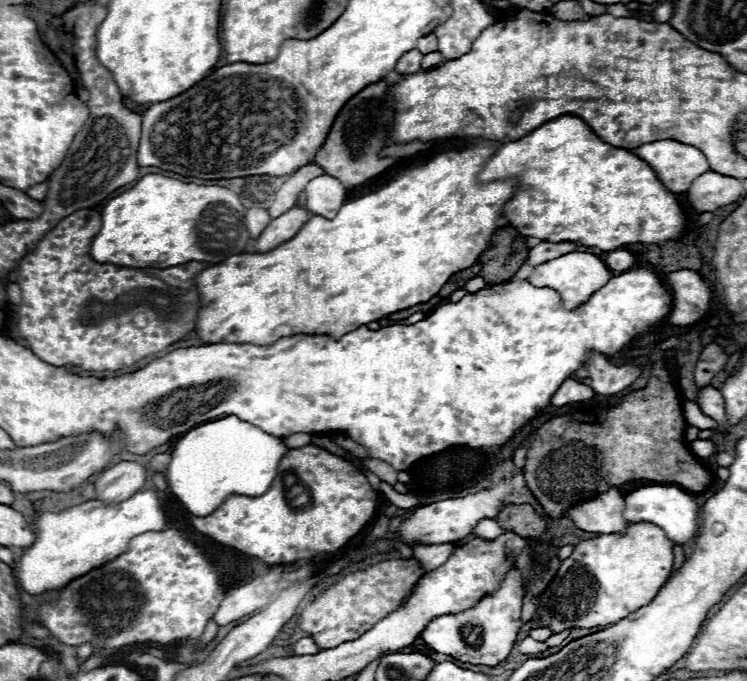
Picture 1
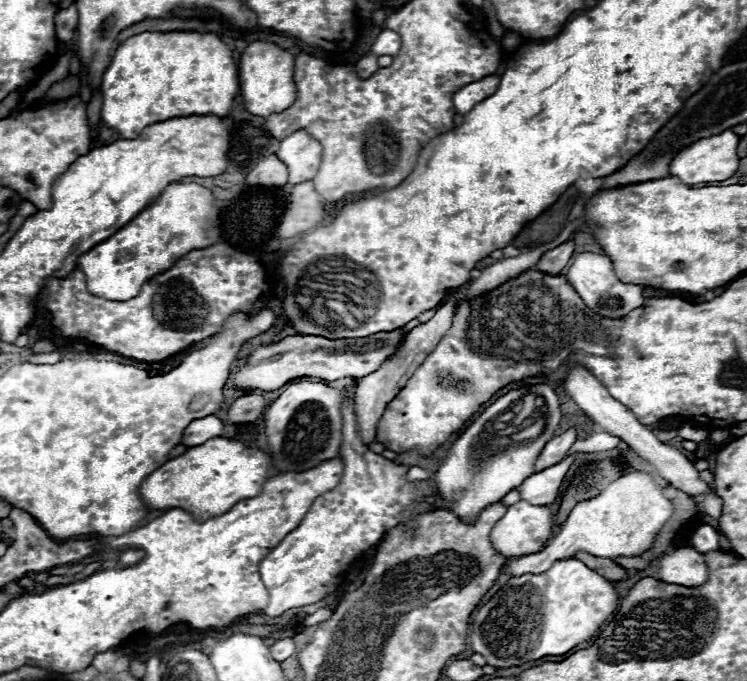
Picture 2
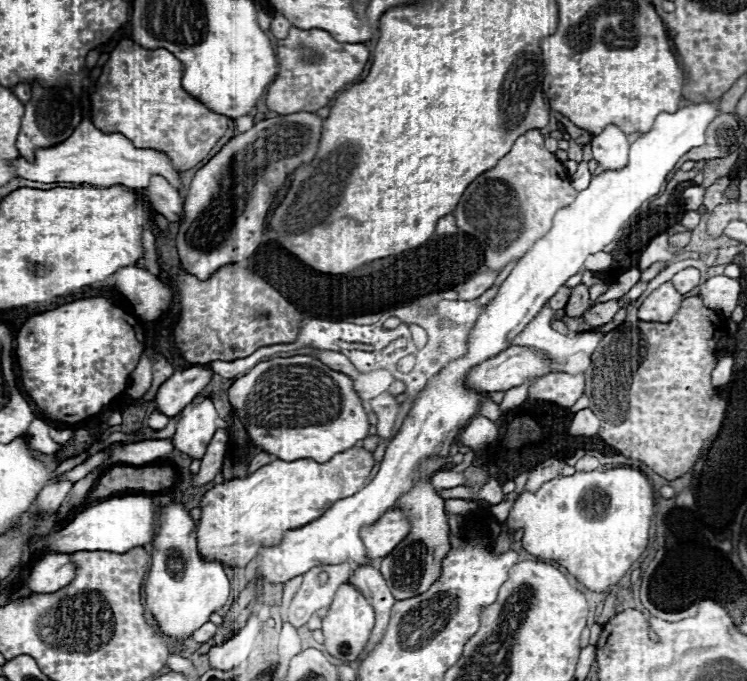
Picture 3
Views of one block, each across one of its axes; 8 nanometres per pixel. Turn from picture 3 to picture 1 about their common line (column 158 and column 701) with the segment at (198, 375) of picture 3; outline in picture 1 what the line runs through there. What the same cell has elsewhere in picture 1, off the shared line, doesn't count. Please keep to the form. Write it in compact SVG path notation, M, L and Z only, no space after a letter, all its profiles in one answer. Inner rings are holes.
M706 386L702 390L696 392L696 404L700 406L700 410L710 416L712 420L716 420L718 424L726 422L726 408L724 408L724 398L720 394L718 388L714 386Z

